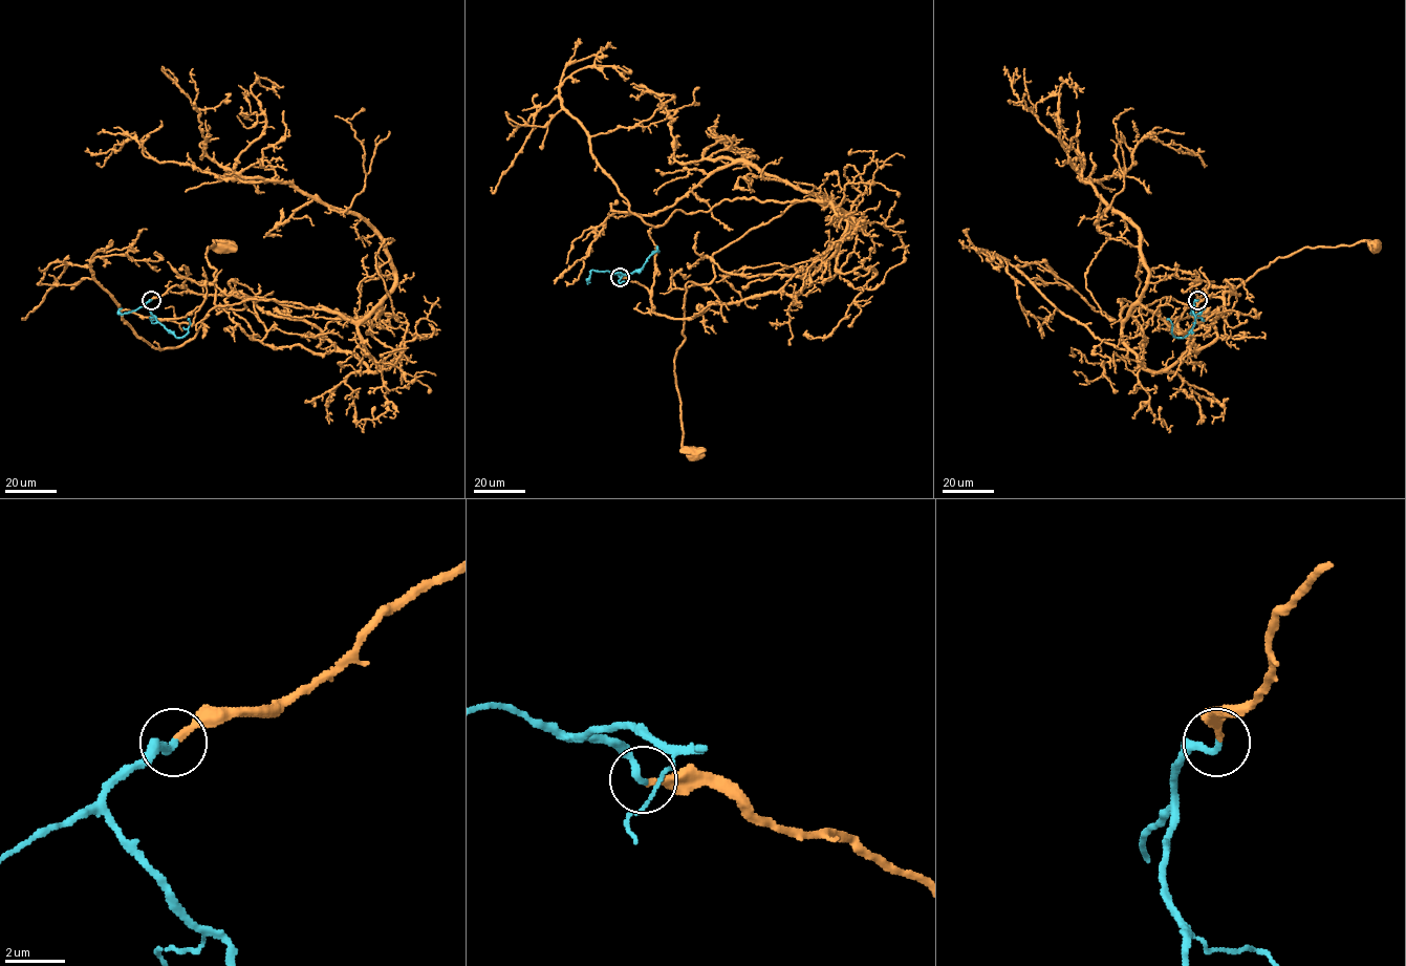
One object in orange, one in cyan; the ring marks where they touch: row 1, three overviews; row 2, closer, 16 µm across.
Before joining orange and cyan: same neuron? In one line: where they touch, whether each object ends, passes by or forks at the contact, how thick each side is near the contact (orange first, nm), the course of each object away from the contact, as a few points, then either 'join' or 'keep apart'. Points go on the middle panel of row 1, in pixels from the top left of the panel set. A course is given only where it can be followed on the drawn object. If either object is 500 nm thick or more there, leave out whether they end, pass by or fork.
at (620, 277); orange ends there; cyan ends there; 200 nm thick on the orange side, 240 nm on the other; orange runs (620, 277), (674, 319), (795, 296), (846, 221), (801, 200), (686, 284), (693, 455); cyan runs (620, 277), (613, 274), (639, 271), (650, 256), (658, 252), (656, 247); join

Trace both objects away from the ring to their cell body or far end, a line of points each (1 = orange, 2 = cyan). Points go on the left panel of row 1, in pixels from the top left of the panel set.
1: (151, 299), (240, 292), (377, 369), (357, 326), (321, 305), (246, 298), (217, 314), (207, 249), (224, 245)
2: (151, 300), (145, 304), (146, 308), (176, 337), (187, 333), (188, 318)

